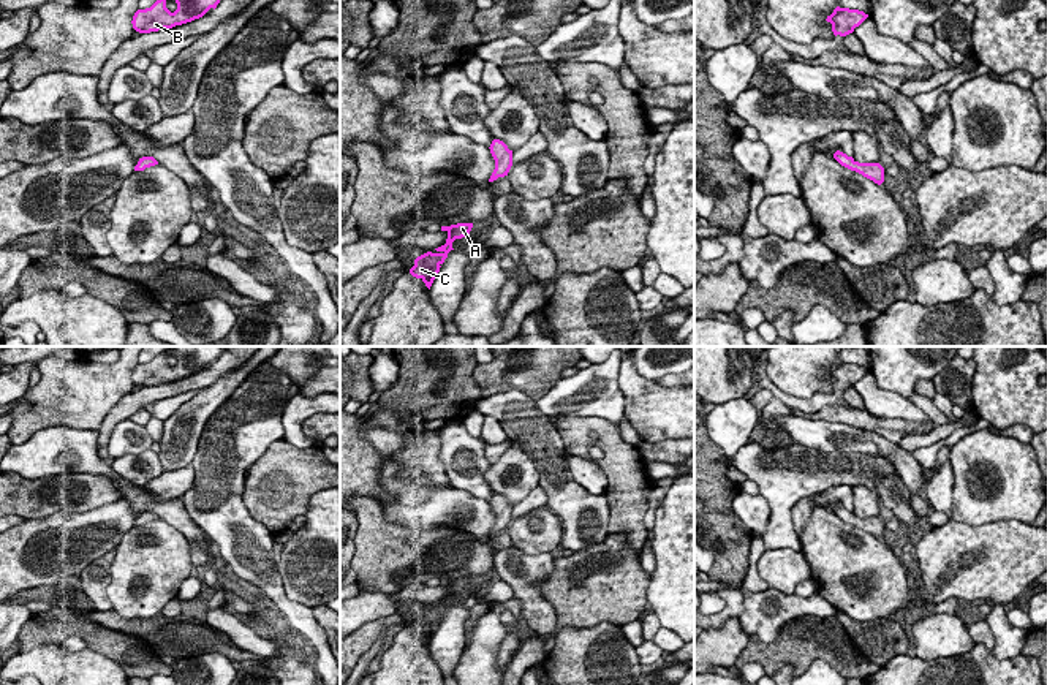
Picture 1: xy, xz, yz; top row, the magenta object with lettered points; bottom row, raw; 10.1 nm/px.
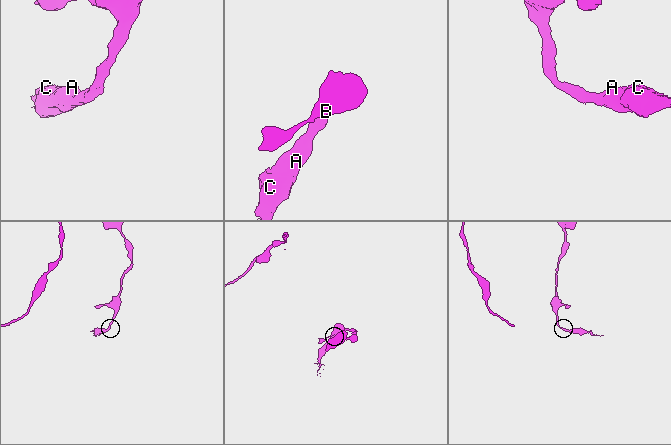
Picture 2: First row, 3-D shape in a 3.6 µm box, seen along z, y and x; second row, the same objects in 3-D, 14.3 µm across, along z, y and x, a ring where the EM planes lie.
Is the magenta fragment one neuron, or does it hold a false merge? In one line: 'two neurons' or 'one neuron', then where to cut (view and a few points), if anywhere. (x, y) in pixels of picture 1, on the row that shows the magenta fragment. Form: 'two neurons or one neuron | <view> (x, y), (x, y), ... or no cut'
one neuron | no cut

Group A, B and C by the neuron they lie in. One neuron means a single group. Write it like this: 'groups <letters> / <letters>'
groups A B C

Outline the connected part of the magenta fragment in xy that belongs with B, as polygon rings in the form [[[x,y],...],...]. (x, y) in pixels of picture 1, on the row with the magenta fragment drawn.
[[[157,0],[150,8],[138,9],[133,16],[133,28],[139,33],[150,33],[172,28],[202,17],[210,8],[217,8],[220,0],[176,0],[177,9],[171,13],[166,0]]]

